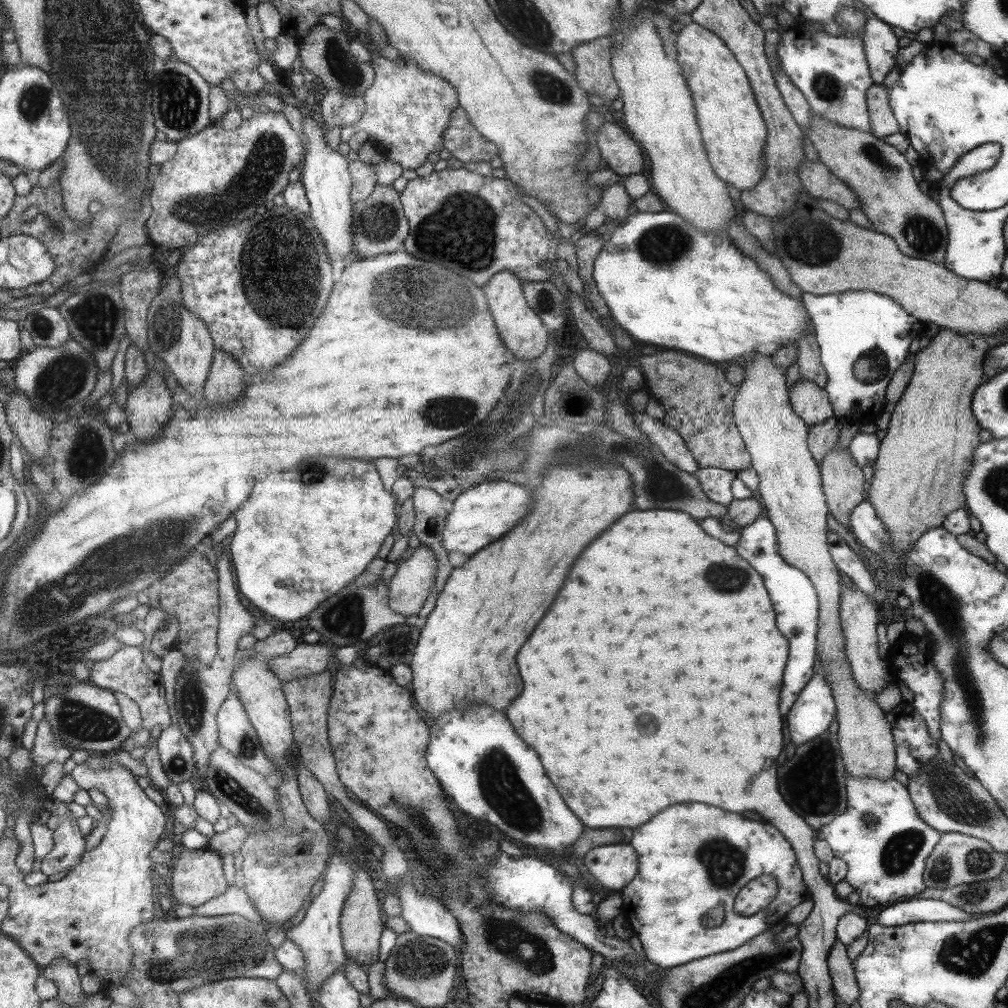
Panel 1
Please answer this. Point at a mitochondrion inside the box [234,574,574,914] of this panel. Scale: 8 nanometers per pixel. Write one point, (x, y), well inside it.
(502, 787)

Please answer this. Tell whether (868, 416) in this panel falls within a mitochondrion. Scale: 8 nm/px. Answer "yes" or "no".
no

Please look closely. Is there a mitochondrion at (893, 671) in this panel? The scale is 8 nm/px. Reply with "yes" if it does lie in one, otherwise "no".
no

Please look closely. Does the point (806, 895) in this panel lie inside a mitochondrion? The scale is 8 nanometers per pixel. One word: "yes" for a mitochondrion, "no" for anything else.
no

